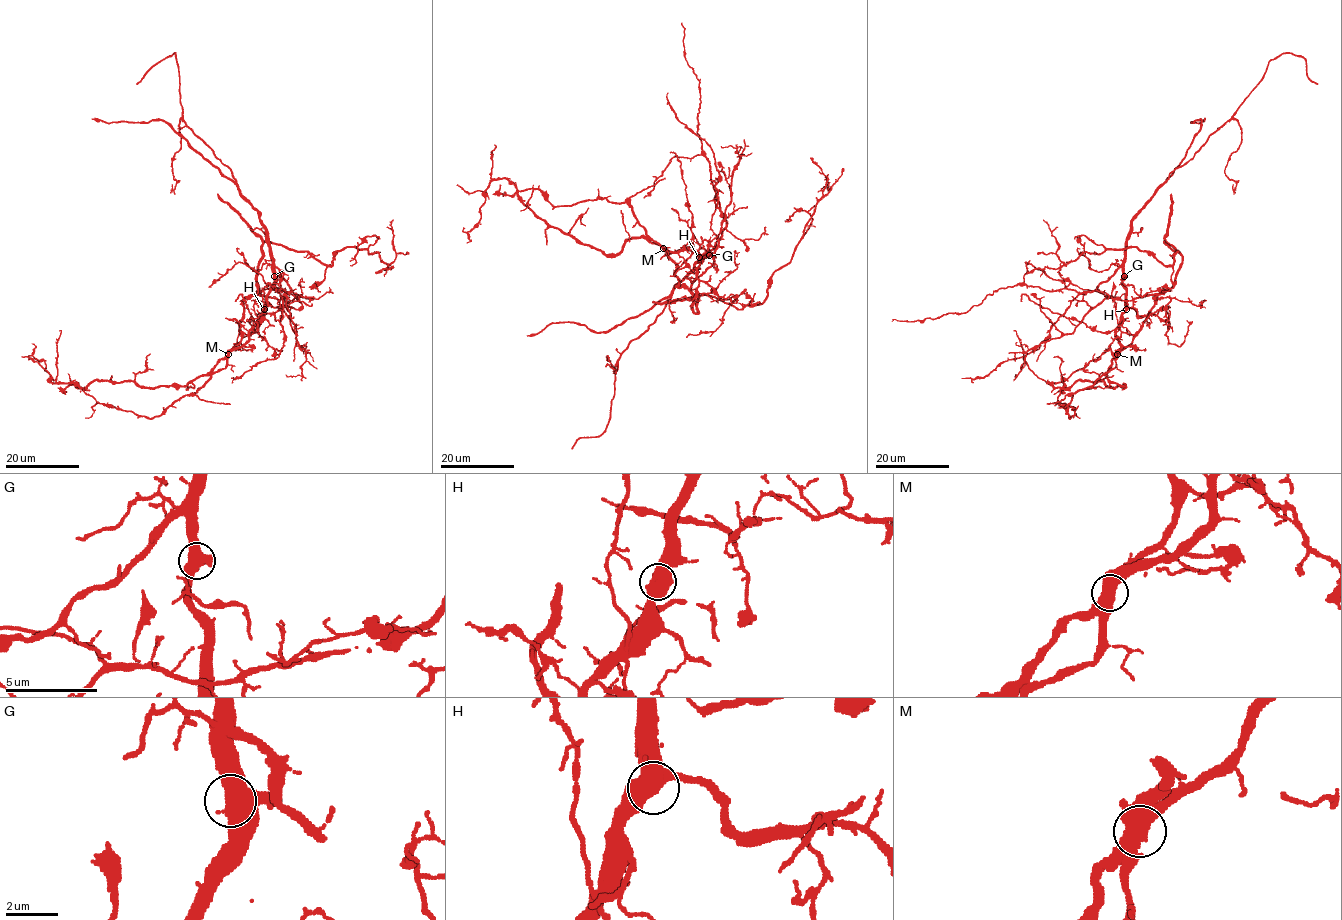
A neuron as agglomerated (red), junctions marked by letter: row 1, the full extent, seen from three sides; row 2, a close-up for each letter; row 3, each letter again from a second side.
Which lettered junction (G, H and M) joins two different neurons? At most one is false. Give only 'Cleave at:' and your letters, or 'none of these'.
Cleave at: M

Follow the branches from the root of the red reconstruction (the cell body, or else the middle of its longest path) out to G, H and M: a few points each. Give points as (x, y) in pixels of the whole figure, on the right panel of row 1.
G: (1126, 292), (1124, 276)
H: (1126, 292), (1126, 309)
M: (1126, 292), (1126, 311), (1115, 331), (1121, 346), (1117, 354)

